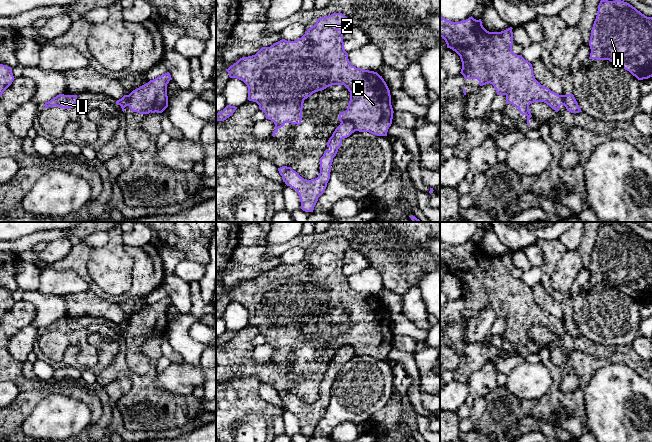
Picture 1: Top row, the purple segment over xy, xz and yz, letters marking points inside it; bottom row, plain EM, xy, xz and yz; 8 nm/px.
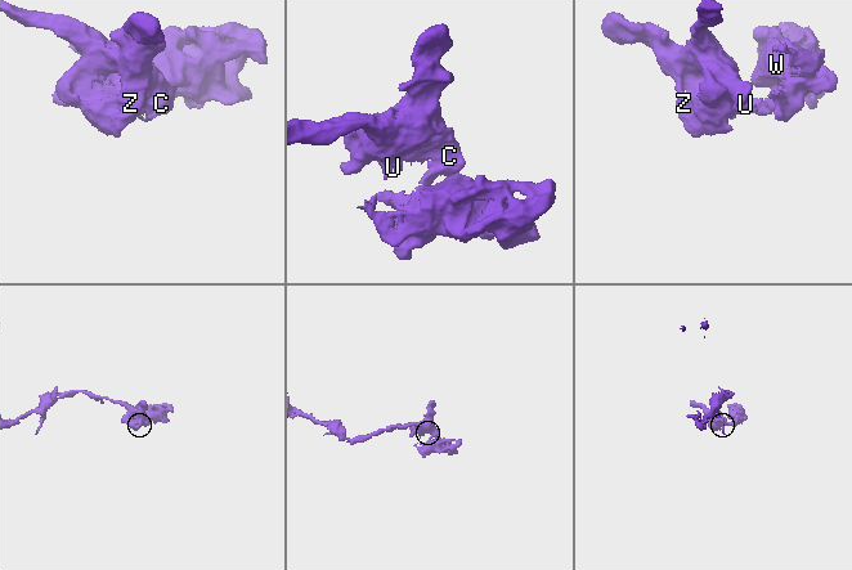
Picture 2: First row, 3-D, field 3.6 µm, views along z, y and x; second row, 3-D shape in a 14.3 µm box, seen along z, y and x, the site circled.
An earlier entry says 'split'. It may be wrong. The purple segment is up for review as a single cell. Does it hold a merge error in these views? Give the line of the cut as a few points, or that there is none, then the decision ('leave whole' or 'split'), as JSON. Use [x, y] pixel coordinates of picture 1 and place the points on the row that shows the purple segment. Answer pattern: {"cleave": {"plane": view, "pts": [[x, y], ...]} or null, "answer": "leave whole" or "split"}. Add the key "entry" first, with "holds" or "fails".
{"entry": "holds", "cleave": {"plane": "xz", "pts": [[341, 122], [350, 121], [356, 130]]}, "answer": "split"}

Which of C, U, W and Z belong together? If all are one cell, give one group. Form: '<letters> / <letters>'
C U Z / W

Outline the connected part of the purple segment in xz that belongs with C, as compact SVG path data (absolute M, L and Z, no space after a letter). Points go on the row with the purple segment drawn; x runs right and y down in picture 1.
M333 13L318 18L316 24L307 29L301 38L295 41L282 39L270 47L262 47L255 55L242 57L226 69L230 78L237 78L247 85L248 100L256 102L259 105L259 109L265 113L266 119L274 122L273 137L285 123L300 125L304 100L313 93L332 85L344 85L350 92L348 108L339 114L341 123L350 121L355 125L356 131L369 132L377 136L387 136L394 113L391 105L390 90L382 76L377 72L356 68L349 61L348 53L344 49L343 31L337 28L338 26L347 26L349 24L348 18L342 13Z

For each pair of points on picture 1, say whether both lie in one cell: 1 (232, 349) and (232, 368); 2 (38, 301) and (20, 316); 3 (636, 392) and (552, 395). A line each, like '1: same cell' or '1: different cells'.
1: same cell
2: different cells
3: different cells

